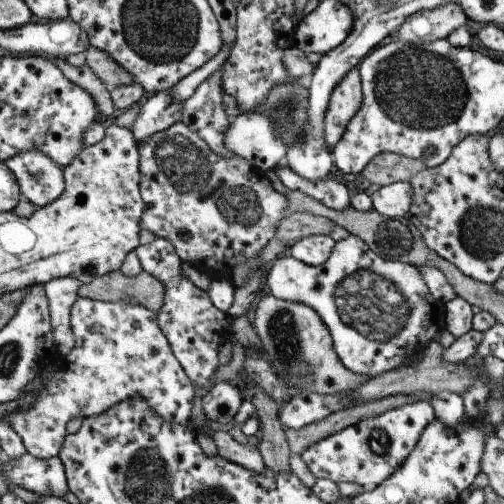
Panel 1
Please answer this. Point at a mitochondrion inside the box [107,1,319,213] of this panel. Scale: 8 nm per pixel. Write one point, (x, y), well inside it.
(285, 109)

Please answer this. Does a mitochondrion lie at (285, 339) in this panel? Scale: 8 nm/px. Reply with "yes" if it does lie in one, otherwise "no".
yes

